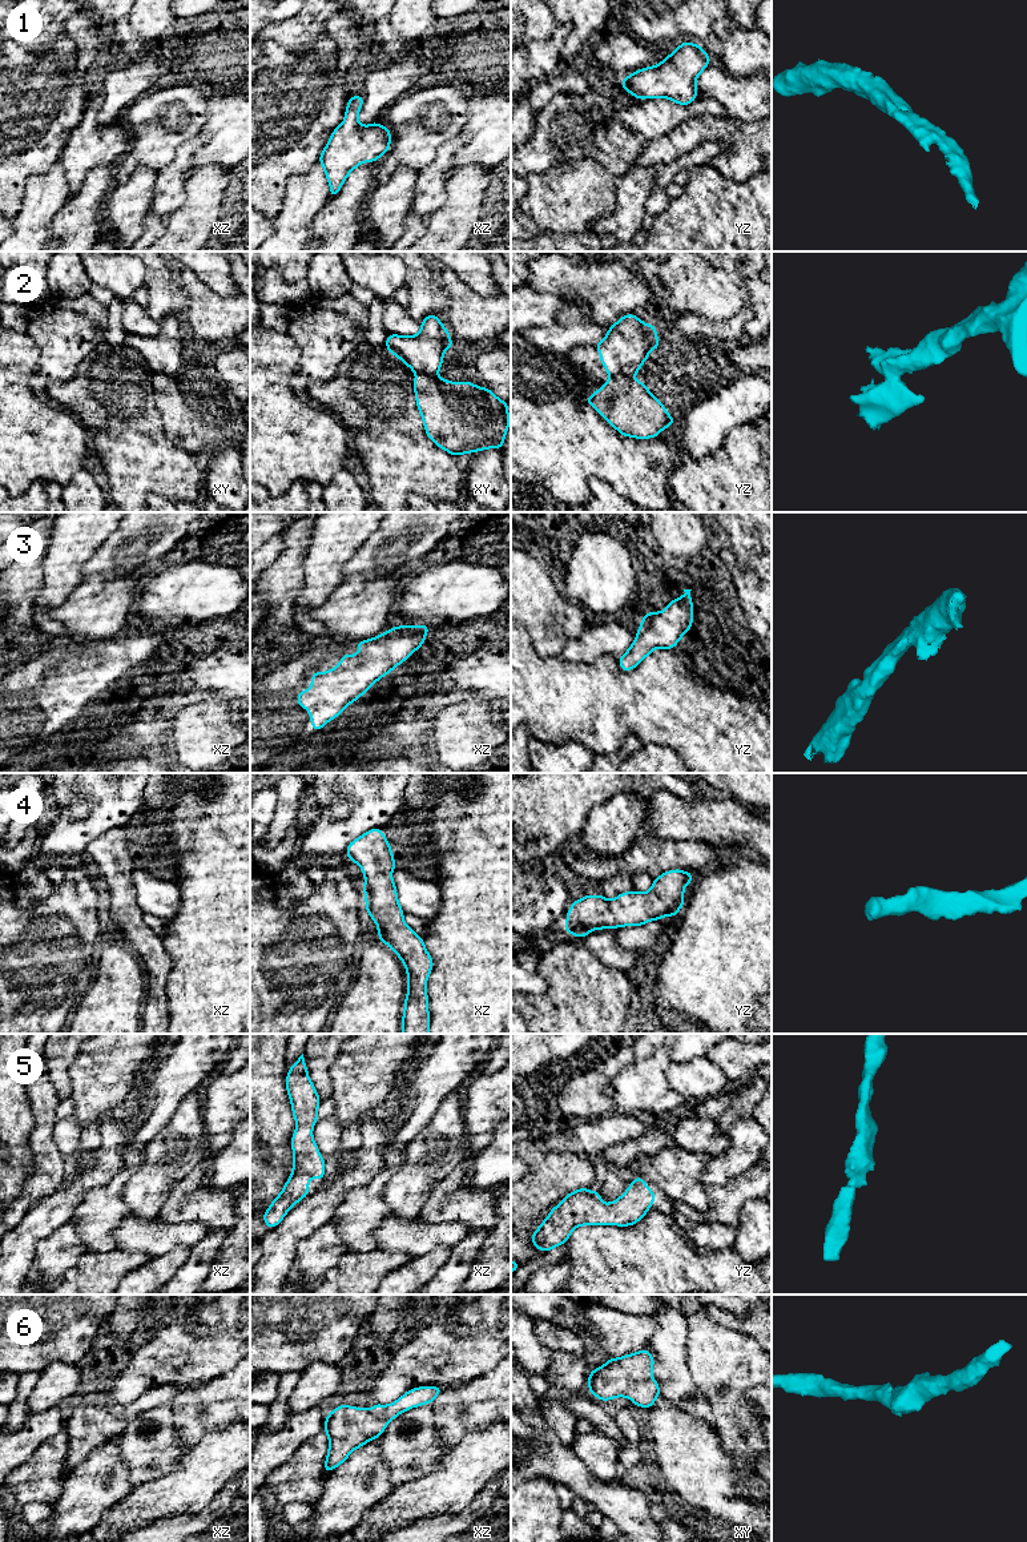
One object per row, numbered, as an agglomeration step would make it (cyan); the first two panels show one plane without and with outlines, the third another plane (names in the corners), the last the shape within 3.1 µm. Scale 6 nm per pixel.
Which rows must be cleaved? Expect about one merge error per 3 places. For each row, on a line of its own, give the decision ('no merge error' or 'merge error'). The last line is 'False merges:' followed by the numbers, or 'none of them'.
1: no merge error
2: merge error
3: no merge error
4: no merge error
5: no merge error
6: no merge error
False merges: 2

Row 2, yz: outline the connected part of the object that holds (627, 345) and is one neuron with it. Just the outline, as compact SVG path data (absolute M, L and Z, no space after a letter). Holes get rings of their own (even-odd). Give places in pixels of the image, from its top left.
M635 314L623 315L609 326L605 338L595 347L603 367L611 377L632 377L649 358L649 351L661 347L656 325L647 325Z

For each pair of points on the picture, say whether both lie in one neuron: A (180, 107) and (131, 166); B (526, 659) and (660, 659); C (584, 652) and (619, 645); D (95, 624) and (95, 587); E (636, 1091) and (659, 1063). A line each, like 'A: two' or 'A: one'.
A: one
B: one
C: one
D: one
E: one

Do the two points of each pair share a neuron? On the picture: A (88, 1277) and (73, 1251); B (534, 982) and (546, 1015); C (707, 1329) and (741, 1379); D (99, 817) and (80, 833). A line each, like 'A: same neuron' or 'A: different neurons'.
A: different neurons
B: different neurons
C: same neuron
D: same neuron

